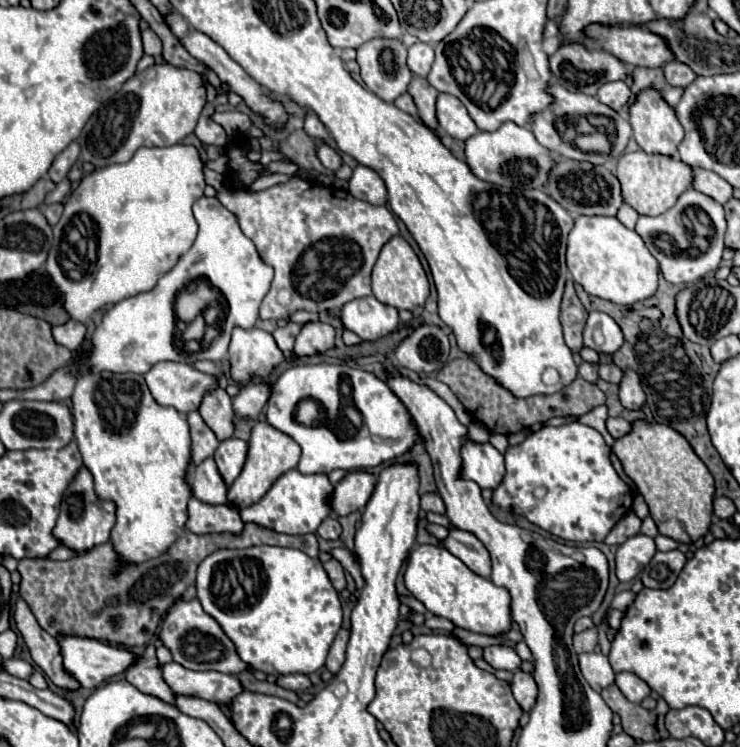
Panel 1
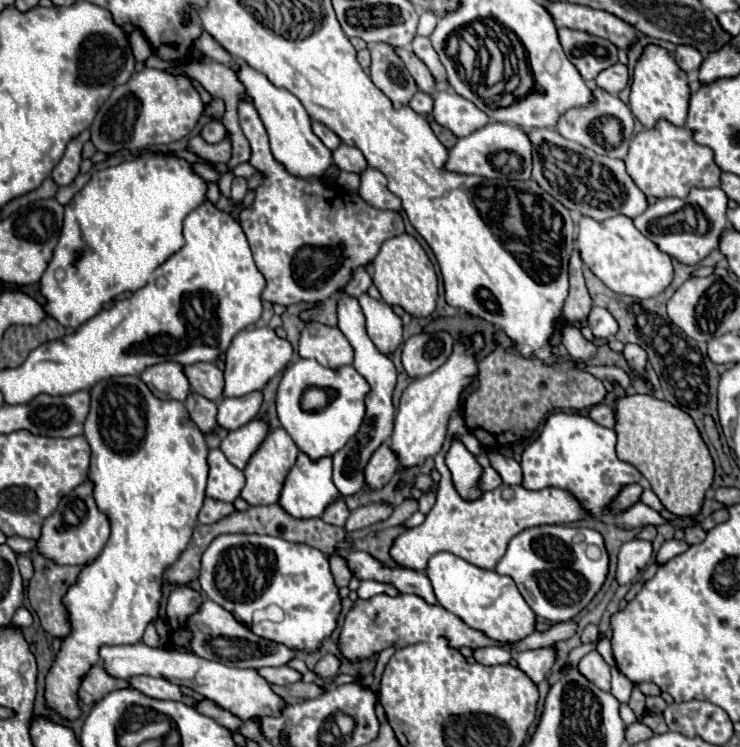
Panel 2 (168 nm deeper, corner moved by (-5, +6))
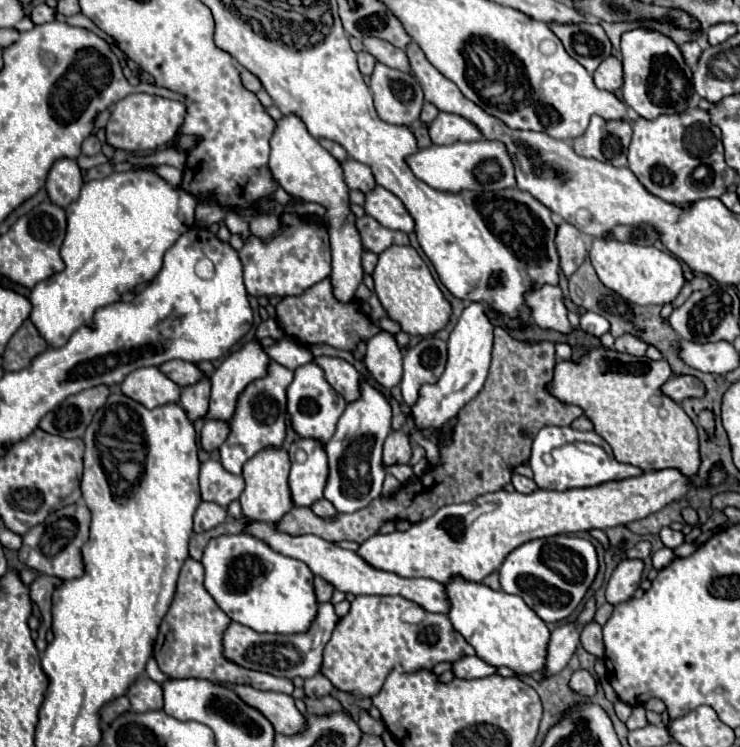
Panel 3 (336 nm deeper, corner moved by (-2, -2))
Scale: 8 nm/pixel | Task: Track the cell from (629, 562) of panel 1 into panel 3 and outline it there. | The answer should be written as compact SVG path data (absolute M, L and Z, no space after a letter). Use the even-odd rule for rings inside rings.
M625 559L617 565L617 569L611 573L611 579L607 583L607 601L611 605L625 603L633 597L633 593L639 589L643 573L643 561L639 559Z

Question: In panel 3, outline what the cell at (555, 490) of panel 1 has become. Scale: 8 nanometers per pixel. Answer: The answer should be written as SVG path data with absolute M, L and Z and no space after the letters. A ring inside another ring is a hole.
M543 427L533 441L529 465L535 473L533 479L539 485L539 489L555 489L555 491L567 491L575 487L595 487L607 481L629 479L643 473L635 465L619 463L613 457L607 441L599 437L595 431L583 433L571 427Z

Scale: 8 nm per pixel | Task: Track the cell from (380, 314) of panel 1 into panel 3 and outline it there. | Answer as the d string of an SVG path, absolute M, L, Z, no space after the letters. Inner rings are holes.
M381 331L367 341L367 353L363 359L371 377L387 389L399 385L403 367L401 367L401 349L397 347L393 335Z

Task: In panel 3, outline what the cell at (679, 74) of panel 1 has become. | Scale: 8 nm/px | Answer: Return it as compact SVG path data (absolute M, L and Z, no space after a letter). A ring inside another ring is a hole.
M697 41L683 43L683 45L681 45L681 51L683 51L683 55L685 55L685 61L687 61L691 67L697 63L697 59L699 59L699 55L701 55L701 47L699 47Z

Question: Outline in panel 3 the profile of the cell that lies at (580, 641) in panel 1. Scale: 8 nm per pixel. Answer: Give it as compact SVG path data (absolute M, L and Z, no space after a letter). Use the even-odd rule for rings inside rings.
M591 621L585 625L585 629L581 631L581 645L587 653L595 655L595 657L603 657L605 645L603 645L603 637L601 637L601 625Z

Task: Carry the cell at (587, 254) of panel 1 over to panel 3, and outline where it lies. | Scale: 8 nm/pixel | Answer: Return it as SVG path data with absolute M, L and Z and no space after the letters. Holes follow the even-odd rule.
M595 239L593 247L589 251L591 263L605 287L613 289L627 301L633 301L637 305L663 305L671 303L681 287L685 285L683 269L679 259L669 255L667 251L661 251L657 247L641 247L633 243L617 243L607 239Z

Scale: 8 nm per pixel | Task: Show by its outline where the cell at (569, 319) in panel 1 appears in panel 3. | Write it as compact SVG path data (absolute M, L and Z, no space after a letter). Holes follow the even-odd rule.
M557 223L557 235L555 235L557 253L561 259L561 267L565 275L569 277L585 259L585 243L581 239L581 233L571 223Z

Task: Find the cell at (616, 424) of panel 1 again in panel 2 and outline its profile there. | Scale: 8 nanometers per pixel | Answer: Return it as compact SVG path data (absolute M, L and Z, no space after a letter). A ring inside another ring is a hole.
M596 405L588 411L588 417L608 429L612 429L616 425L616 409L612 405Z

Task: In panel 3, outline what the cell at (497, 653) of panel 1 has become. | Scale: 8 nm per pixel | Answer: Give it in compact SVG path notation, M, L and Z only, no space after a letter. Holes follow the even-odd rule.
M465 657L465 659L459 659L457 663L453 663L451 671L459 679L477 679L477 677L489 677L497 669L491 667L491 665L487 665L479 657Z

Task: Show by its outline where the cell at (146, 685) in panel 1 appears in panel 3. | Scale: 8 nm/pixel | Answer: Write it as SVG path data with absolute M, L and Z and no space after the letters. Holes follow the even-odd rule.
M147 675L139 677L137 683L133 683L129 687L127 697L129 697L131 709L135 713L163 709L163 703L161 703L161 685L155 683L155 681L151 681Z

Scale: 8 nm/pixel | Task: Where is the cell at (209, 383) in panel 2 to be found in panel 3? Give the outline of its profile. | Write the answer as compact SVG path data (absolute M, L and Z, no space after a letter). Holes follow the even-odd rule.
M173 359L173 361L167 361L167 363L161 363L159 365L159 371L163 375L167 375L173 383L177 383L179 387L185 387L185 385L193 385L197 383L197 379L201 379L203 371L199 371L193 363L185 363L181 359Z

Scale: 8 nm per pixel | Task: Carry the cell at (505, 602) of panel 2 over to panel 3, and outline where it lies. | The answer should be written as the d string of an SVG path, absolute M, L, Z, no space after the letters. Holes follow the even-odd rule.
M453 577L453 581L447 583L445 587L447 587L449 599L451 599L449 619L451 619L453 627L475 649L475 655L479 659L483 659L485 663L489 663L493 667L505 665L511 671L515 671L515 675L519 675L519 677L527 677L527 675L533 675L533 673L539 673L545 669L547 643L551 639L551 631L547 629L545 621L531 607L527 607L527 603L519 595L509 595L505 591L493 591L493 589L485 587L483 583L471 583L471 581L465 581L461 577Z

